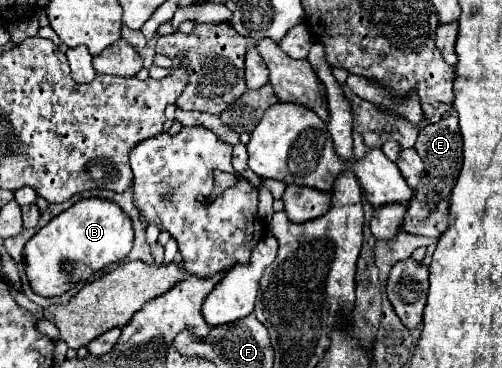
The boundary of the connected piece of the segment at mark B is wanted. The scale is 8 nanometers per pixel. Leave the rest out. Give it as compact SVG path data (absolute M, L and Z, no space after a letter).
M79 200L47 226L43 226L23 248L23 264L29 284L39 296L61 296L77 282L85 282L91 274L123 260L133 248L131 220L109 200Z

